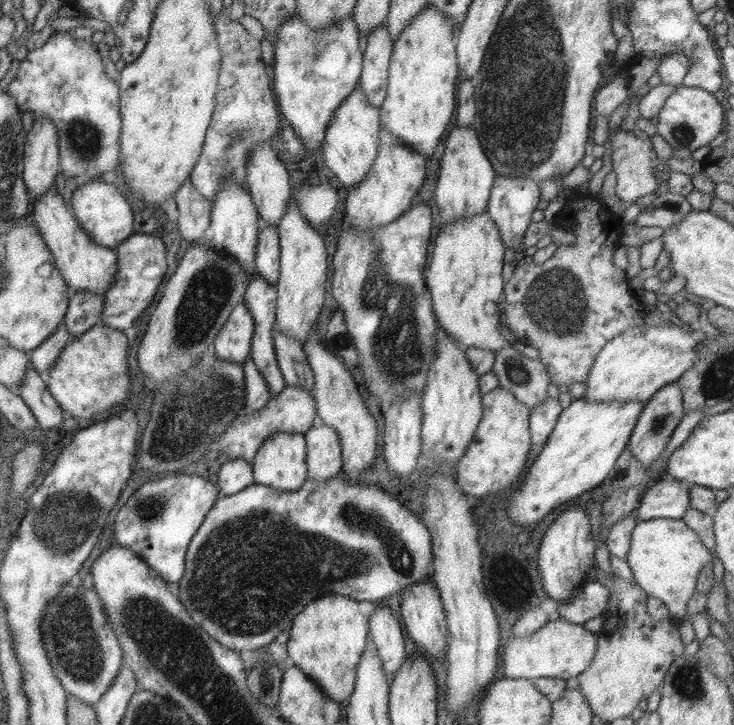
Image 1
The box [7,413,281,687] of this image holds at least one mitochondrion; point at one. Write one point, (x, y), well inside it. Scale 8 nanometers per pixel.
(67, 519)

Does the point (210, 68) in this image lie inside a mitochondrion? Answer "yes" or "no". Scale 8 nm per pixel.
no

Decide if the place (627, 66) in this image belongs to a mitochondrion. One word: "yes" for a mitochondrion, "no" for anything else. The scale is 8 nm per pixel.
no

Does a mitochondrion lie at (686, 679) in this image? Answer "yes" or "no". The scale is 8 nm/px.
yes

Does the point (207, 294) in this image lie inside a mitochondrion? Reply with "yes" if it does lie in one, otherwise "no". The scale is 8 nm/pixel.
yes

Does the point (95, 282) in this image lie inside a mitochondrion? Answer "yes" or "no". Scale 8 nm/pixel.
no

